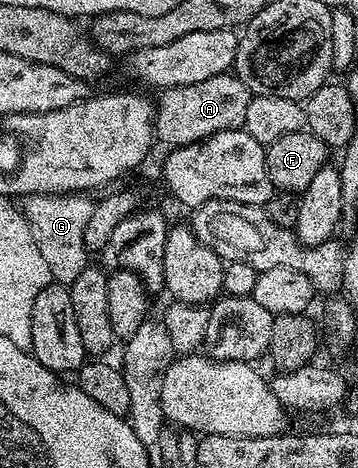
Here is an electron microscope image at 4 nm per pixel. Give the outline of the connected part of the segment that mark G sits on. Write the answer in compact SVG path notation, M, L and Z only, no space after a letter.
M43 193L29 196L28 218L34 240L38 243L40 257L48 261L53 282L69 285L84 273L88 265L88 250L85 245L85 226L88 225L92 203L82 193Z

